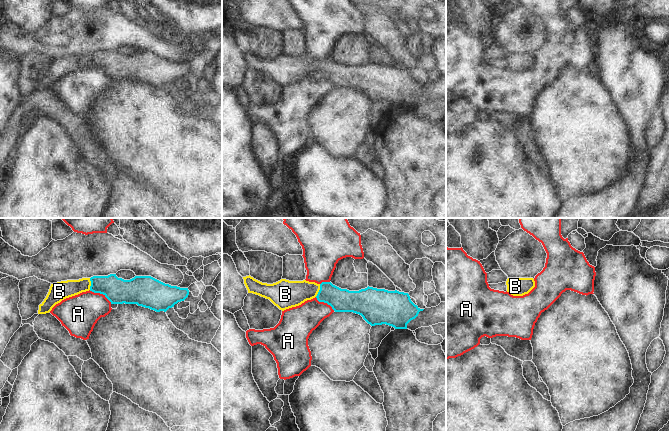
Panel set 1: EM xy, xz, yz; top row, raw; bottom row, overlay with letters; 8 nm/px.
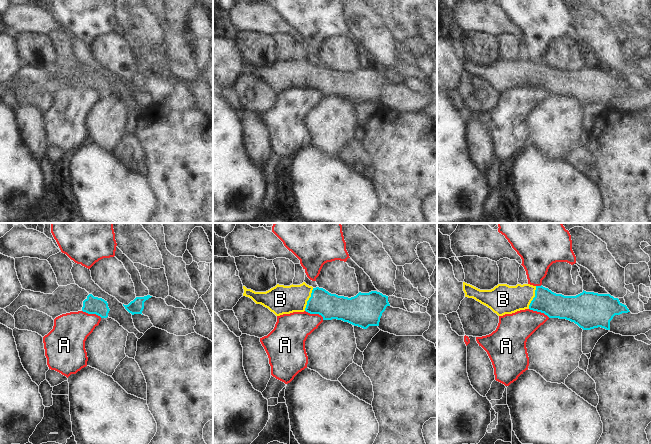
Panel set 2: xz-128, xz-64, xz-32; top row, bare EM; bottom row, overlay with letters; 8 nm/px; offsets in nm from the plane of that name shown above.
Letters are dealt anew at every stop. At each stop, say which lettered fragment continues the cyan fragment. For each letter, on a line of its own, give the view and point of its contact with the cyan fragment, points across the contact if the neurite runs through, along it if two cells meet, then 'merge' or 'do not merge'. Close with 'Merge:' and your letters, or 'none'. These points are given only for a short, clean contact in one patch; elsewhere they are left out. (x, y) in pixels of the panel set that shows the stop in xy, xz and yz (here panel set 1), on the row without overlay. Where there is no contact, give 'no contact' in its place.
A: contact xy (100, 69); border xy (89, 66), (101, 69), (111, 79); do not merge
B: contact xz (319, 66); way xz (341, 76), (319, 66), (303, 66), (289, 70); merge
Merge: B

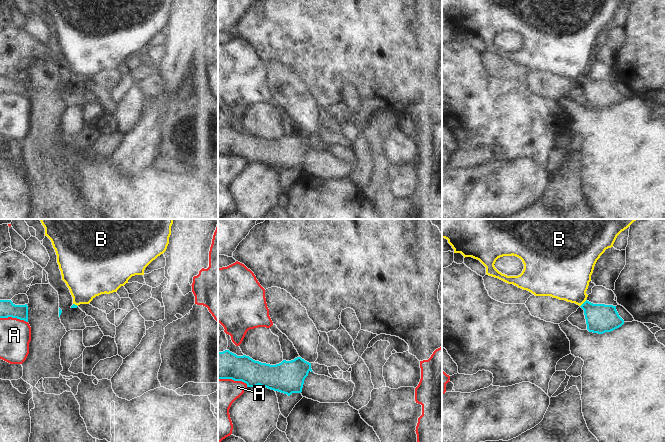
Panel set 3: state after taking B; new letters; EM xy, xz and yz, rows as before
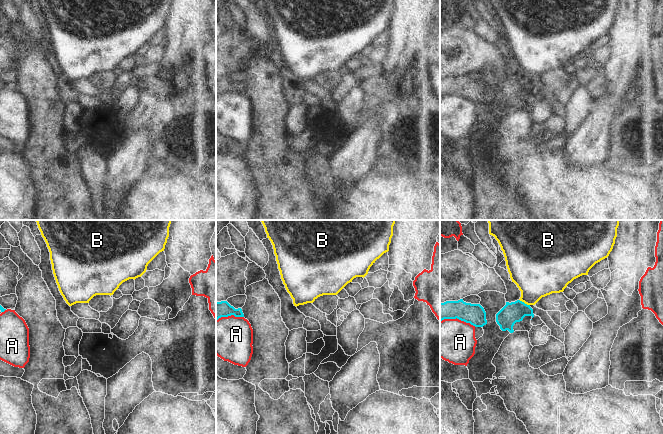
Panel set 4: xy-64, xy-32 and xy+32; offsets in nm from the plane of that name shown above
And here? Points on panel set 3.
A: contact xy (14, 93); do not merge
B: contact yz (583, 79); border yz (586, 76), (580, 82); do not merge
Merge: none

